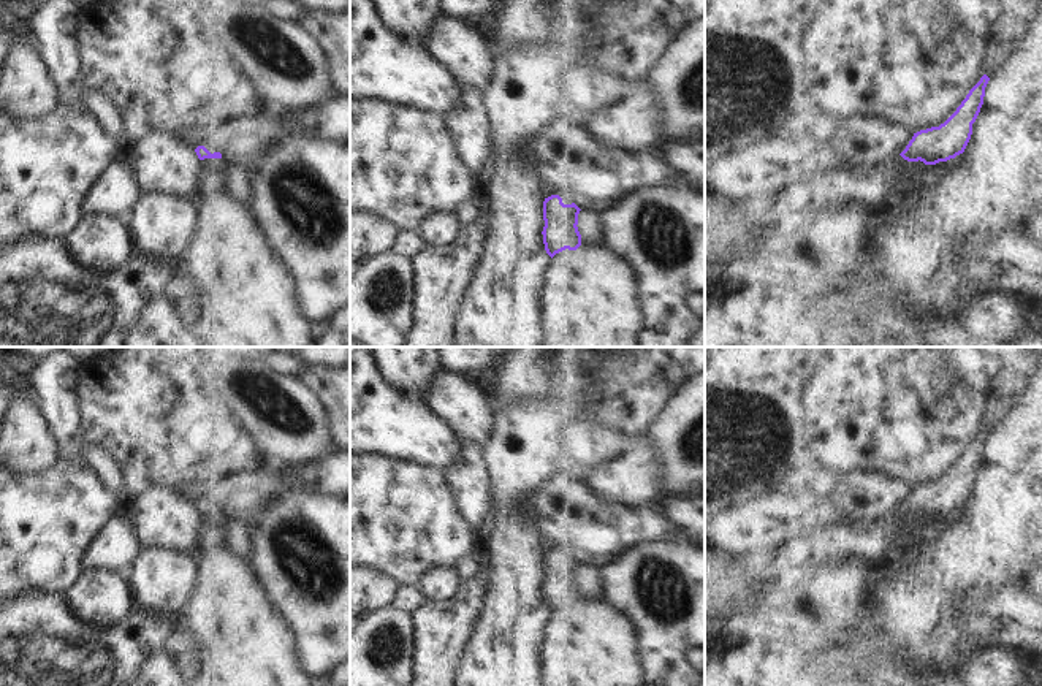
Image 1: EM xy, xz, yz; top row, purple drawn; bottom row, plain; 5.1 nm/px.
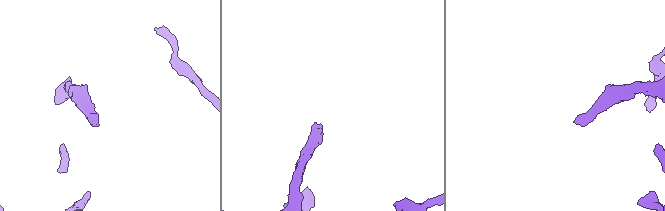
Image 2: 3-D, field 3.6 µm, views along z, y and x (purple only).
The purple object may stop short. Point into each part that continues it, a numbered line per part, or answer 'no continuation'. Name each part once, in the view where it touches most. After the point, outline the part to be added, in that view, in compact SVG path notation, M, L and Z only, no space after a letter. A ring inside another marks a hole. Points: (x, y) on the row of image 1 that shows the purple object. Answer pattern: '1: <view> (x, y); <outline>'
1: xy (214, 175); M225 158L201 160L201 173L198 176L198 193L204 190L228 190L231 166Z

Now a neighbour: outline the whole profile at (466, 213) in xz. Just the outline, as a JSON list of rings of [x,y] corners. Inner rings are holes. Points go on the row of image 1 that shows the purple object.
[[[477,200],[464,201],[456,211],[454,215],[458,217],[459,227],[467,227],[473,223],[477,217]]]

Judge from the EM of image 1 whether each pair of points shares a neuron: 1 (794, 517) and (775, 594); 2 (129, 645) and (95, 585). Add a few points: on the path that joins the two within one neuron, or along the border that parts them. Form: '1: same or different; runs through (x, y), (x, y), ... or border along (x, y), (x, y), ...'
1: different; border along (779, 564), (770, 569), (757, 569)
2: different; border along (133, 605), (111, 623), (83, 623), (78, 620)

